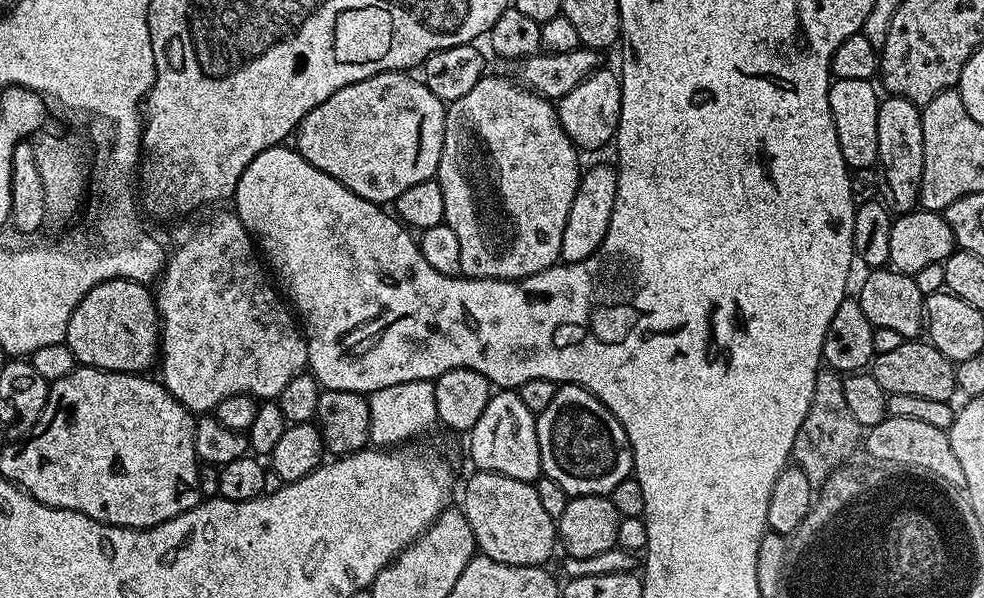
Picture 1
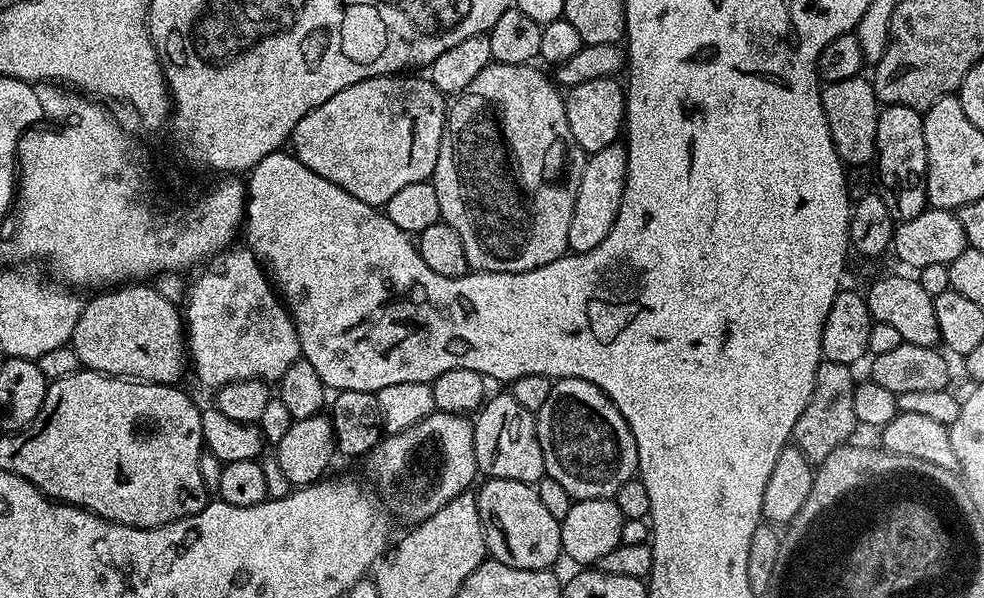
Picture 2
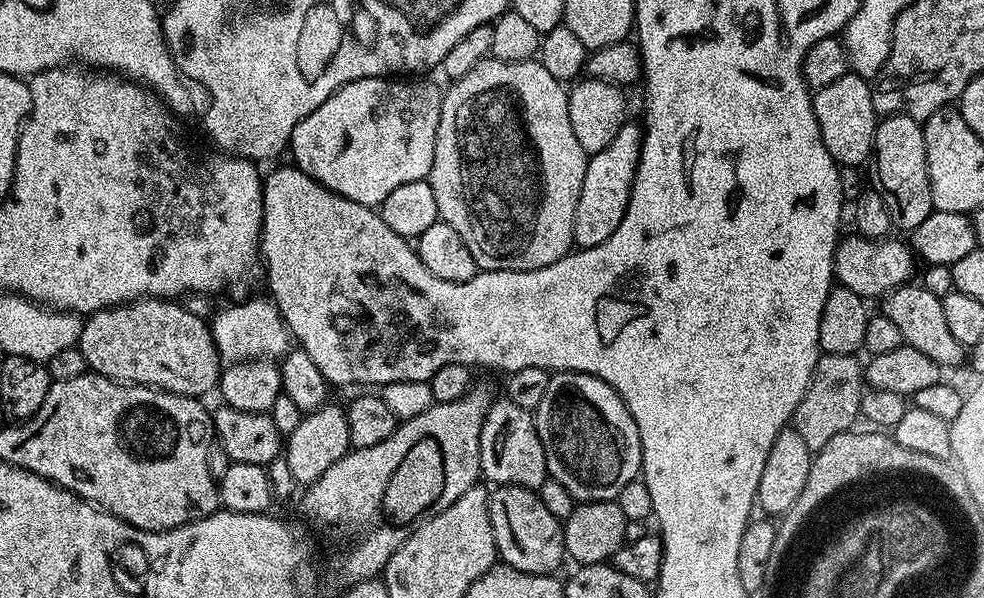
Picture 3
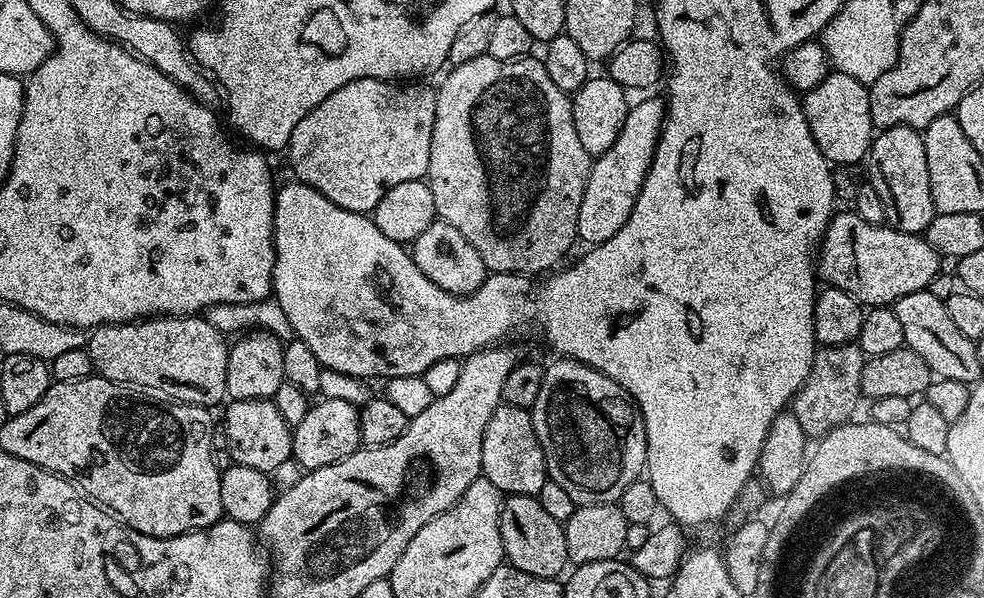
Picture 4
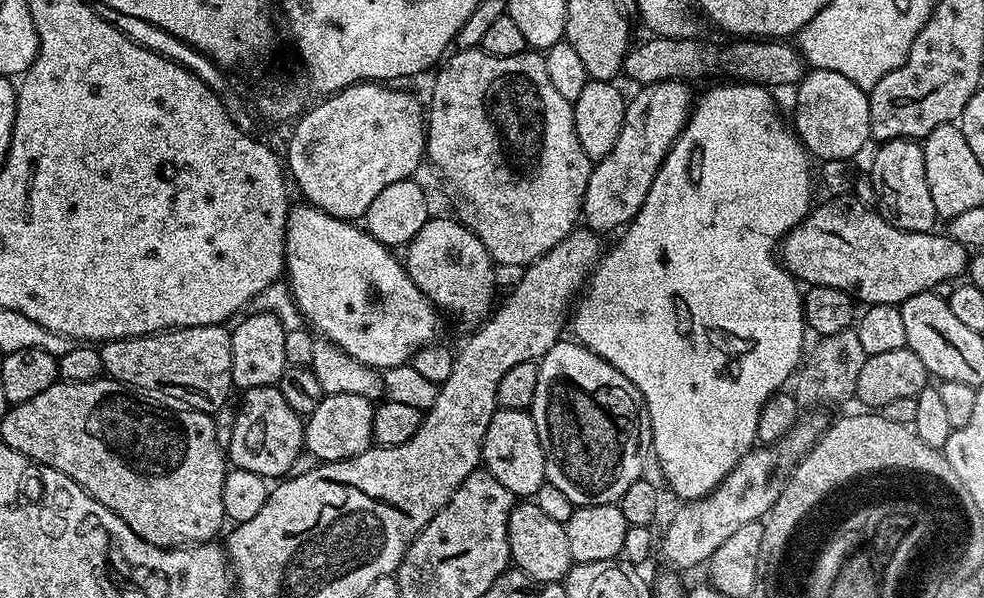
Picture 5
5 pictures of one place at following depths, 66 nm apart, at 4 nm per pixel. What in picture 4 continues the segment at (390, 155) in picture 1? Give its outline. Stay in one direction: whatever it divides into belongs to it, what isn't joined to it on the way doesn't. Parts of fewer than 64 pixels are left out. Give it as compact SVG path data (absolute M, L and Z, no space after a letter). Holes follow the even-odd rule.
M374 78L350 82L294 126L286 149L293 177L342 210L371 214L382 194L398 182L427 177L435 109L436 88L427 88L424 82Z

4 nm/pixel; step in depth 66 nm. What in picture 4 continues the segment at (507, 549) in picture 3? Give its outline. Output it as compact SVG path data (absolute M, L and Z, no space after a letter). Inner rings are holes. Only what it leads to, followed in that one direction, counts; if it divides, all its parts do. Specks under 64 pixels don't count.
M509 495L500 506L500 529L502 530L502 546L507 563L513 568L522 570L526 574L541 576L547 580L559 577L564 567L569 567L570 561L566 550L566 534L564 525L555 520L549 512L542 507L542 502L534 496Z

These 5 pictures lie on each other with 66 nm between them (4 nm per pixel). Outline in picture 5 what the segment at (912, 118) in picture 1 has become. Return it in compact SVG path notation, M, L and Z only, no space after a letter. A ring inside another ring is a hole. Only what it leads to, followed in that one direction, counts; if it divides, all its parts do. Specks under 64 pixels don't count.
M886 140L879 145L872 160L870 173L877 194L875 207L880 217L890 226L903 232L931 232L938 217L934 201L930 199L930 186L926 186L926 158L924 149L915 140Z

